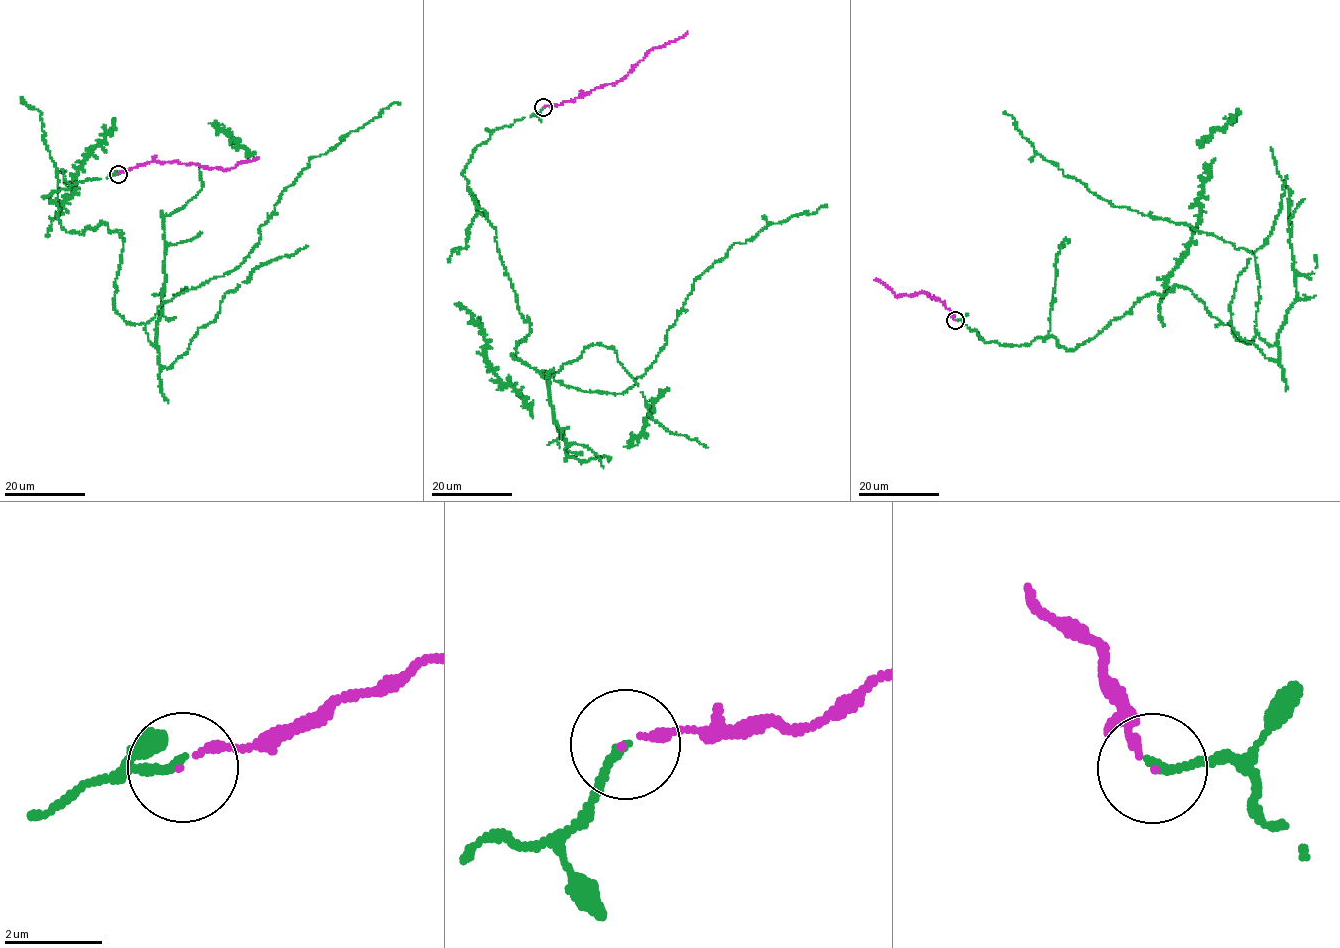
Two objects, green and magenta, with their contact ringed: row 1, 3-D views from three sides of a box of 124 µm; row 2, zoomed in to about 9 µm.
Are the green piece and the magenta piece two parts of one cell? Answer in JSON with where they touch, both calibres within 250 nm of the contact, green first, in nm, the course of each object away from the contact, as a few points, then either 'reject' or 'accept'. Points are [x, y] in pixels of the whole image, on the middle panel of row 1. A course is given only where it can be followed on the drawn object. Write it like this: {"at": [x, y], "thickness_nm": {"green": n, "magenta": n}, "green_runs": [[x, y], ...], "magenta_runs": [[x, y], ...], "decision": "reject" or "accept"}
{"at": [543, 107], "thickness_nm": {"green": 160, "magenta": 140}, "green_runs": [[543, 107], [492, 132], [463, 177], [530, 323], [512, 357], [564, 385], [624, 392], [694, 279], [826, 205]], "magenta_runs": [[543, 107], [617, 83], [652, 49], [688, 32]], "decision": "accept"}

